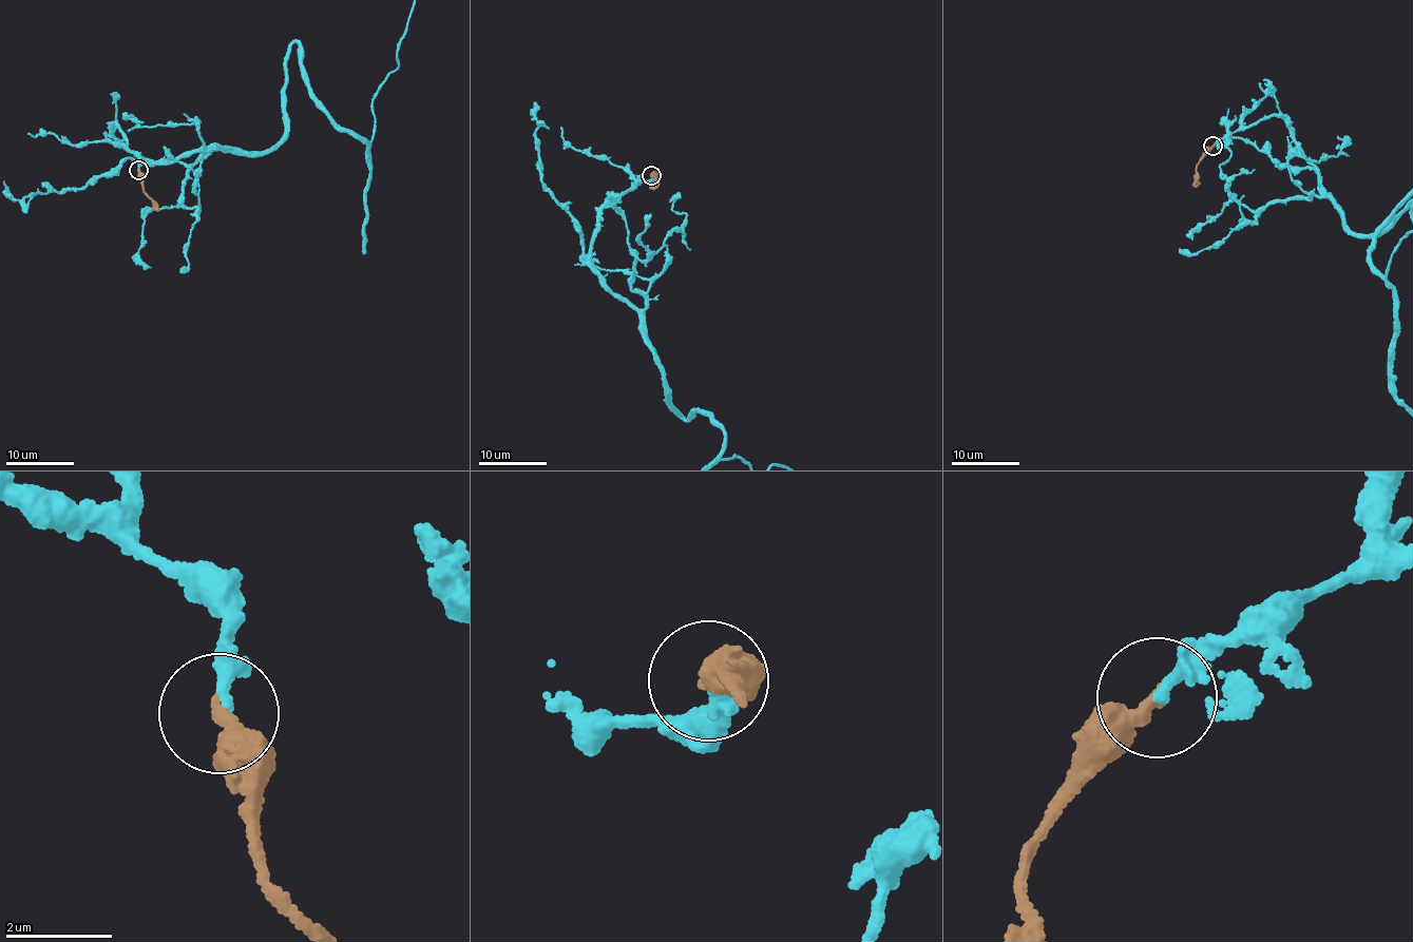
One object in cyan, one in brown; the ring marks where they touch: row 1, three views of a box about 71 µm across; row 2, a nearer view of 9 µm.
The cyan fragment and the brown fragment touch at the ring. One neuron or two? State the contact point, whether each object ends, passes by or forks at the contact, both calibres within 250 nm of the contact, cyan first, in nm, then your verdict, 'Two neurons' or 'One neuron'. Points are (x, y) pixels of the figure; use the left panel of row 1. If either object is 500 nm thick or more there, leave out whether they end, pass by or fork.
Place: (138, 170). At the ring cyan ends. At the ring brown ends. Thickness 220 nm (cyan) against 360 nm. One neuron

